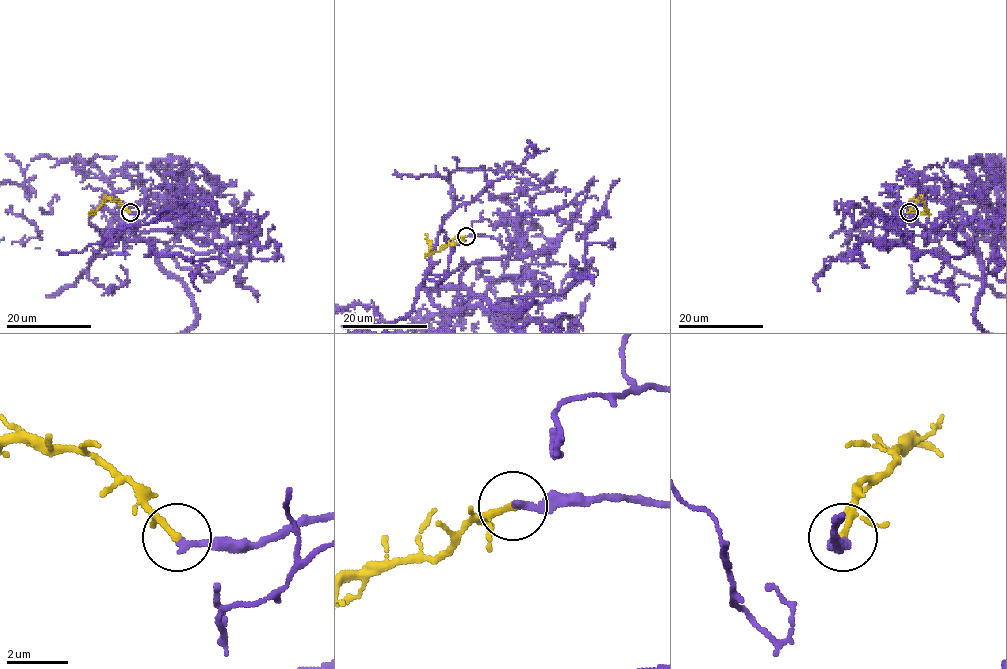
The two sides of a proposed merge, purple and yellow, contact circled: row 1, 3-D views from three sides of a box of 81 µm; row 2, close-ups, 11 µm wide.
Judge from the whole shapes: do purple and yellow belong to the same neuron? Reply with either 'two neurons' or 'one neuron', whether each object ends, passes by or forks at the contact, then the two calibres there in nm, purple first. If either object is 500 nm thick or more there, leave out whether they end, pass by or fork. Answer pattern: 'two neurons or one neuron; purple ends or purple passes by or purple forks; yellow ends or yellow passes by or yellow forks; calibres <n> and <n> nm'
one neuron; purple ends; yellow passes by; calibres 240 and 160 nm

